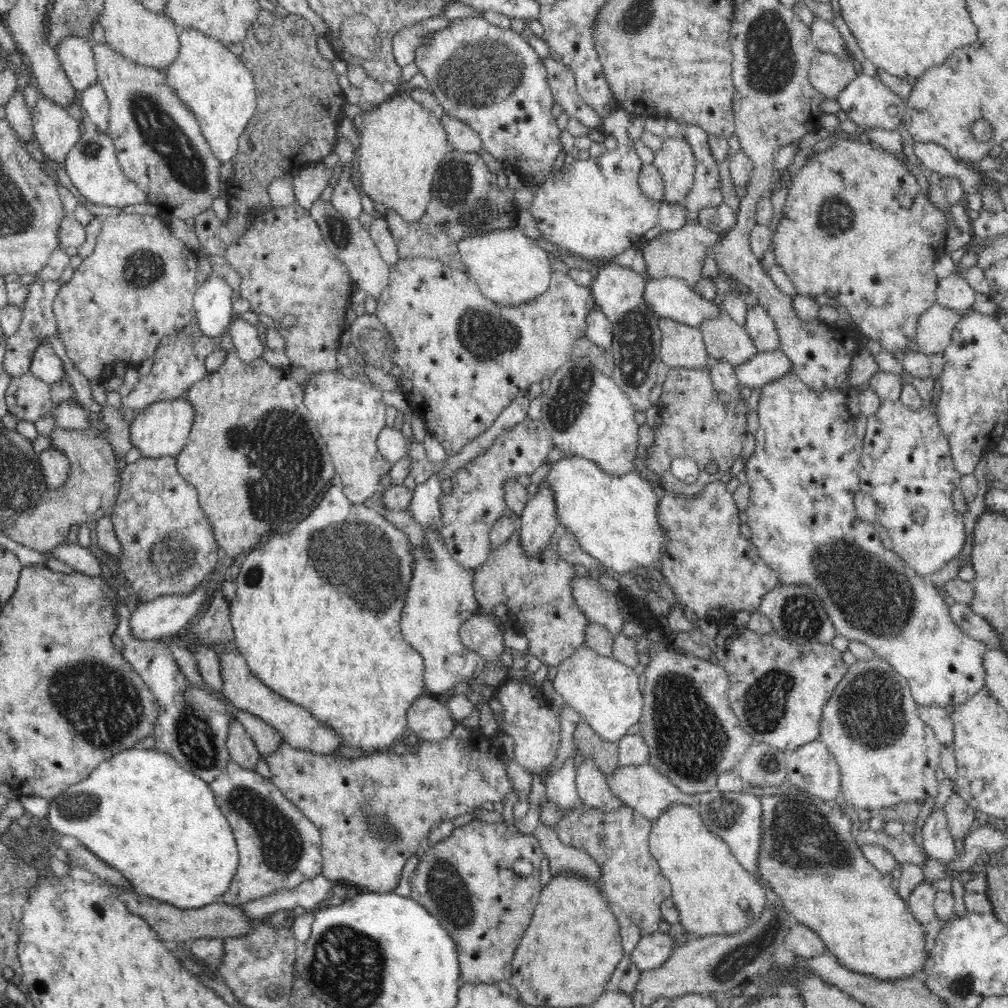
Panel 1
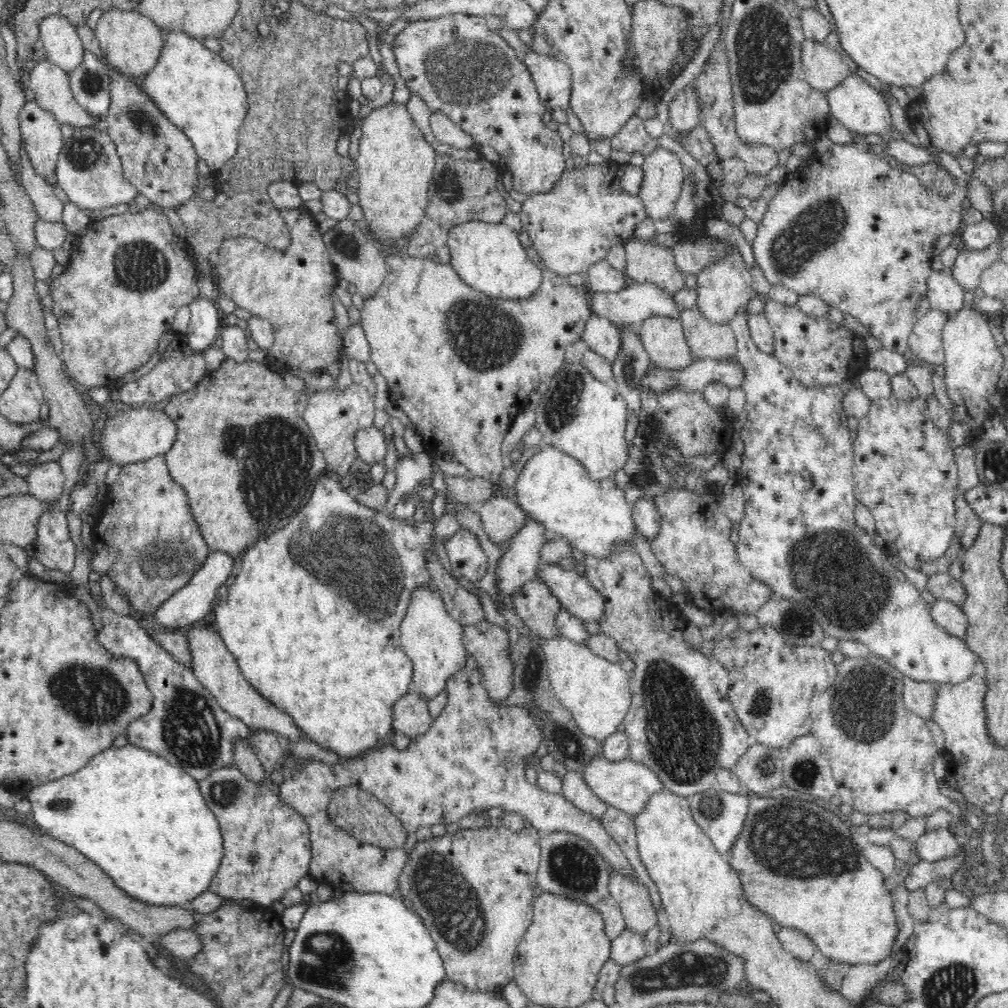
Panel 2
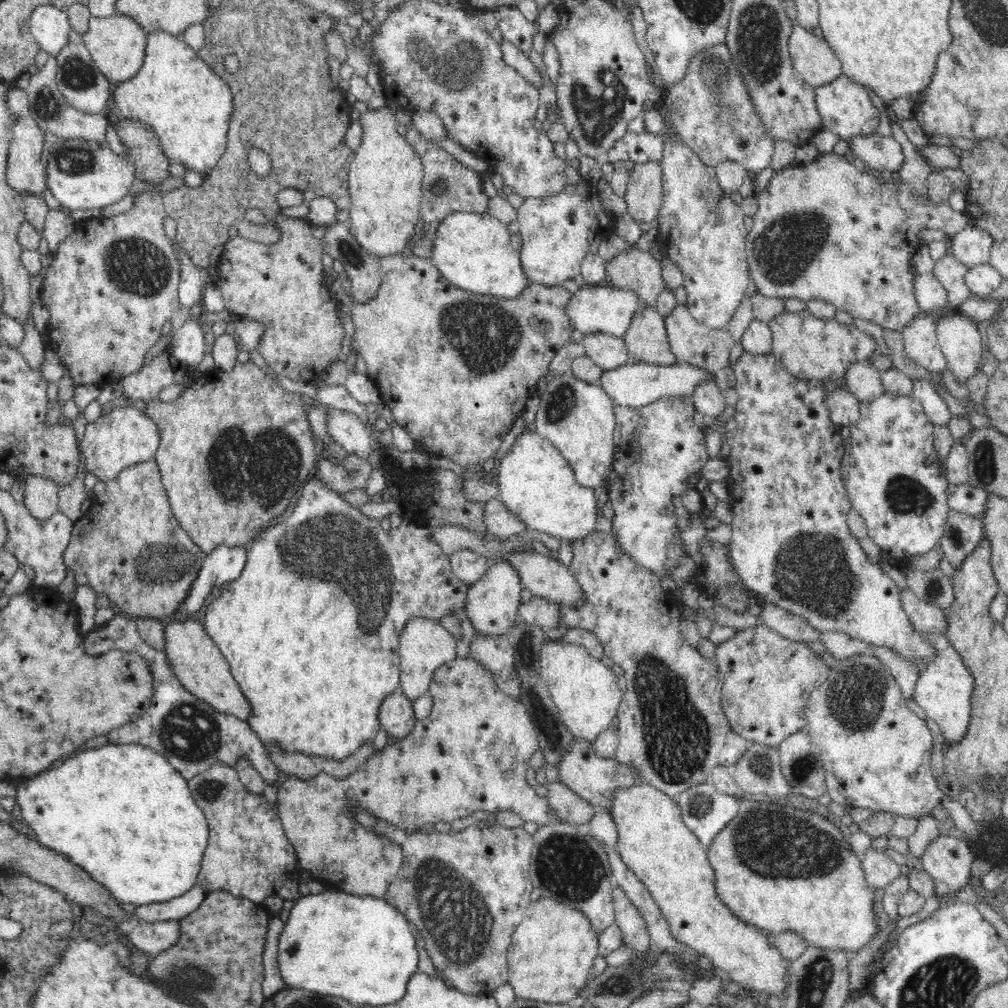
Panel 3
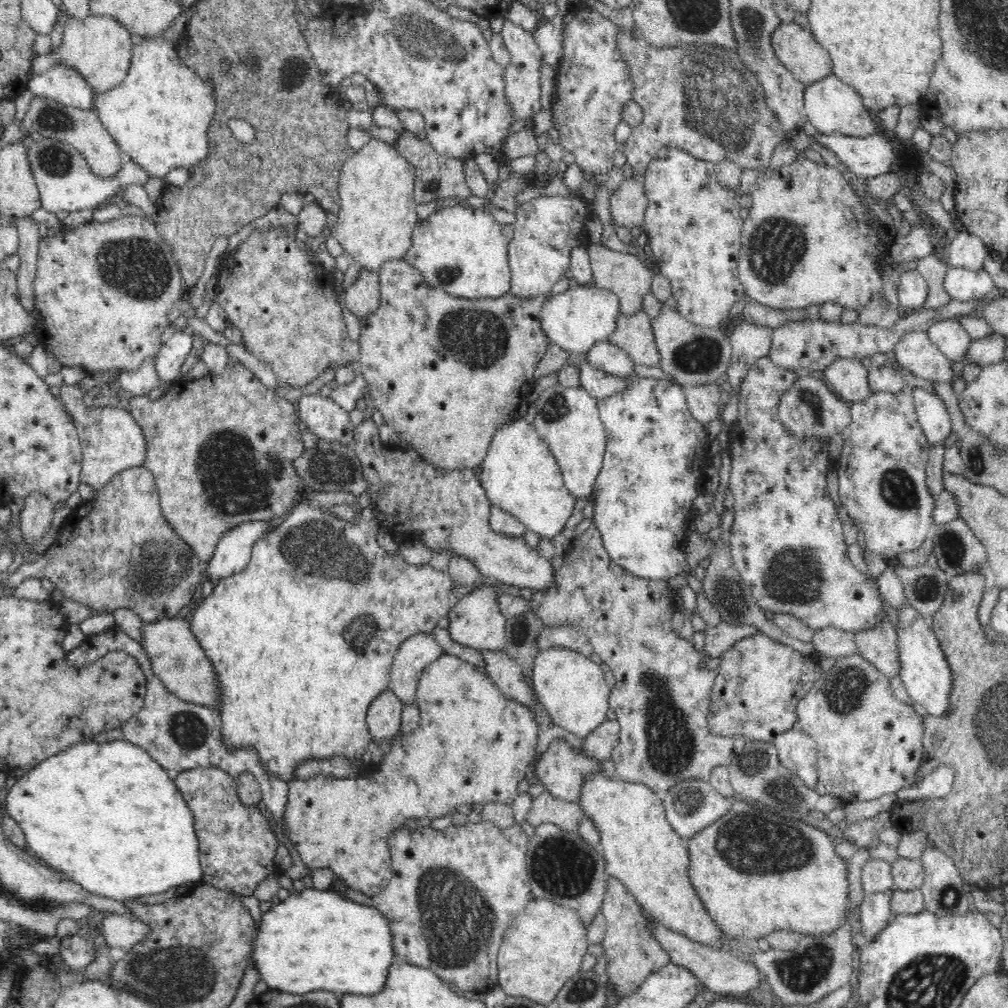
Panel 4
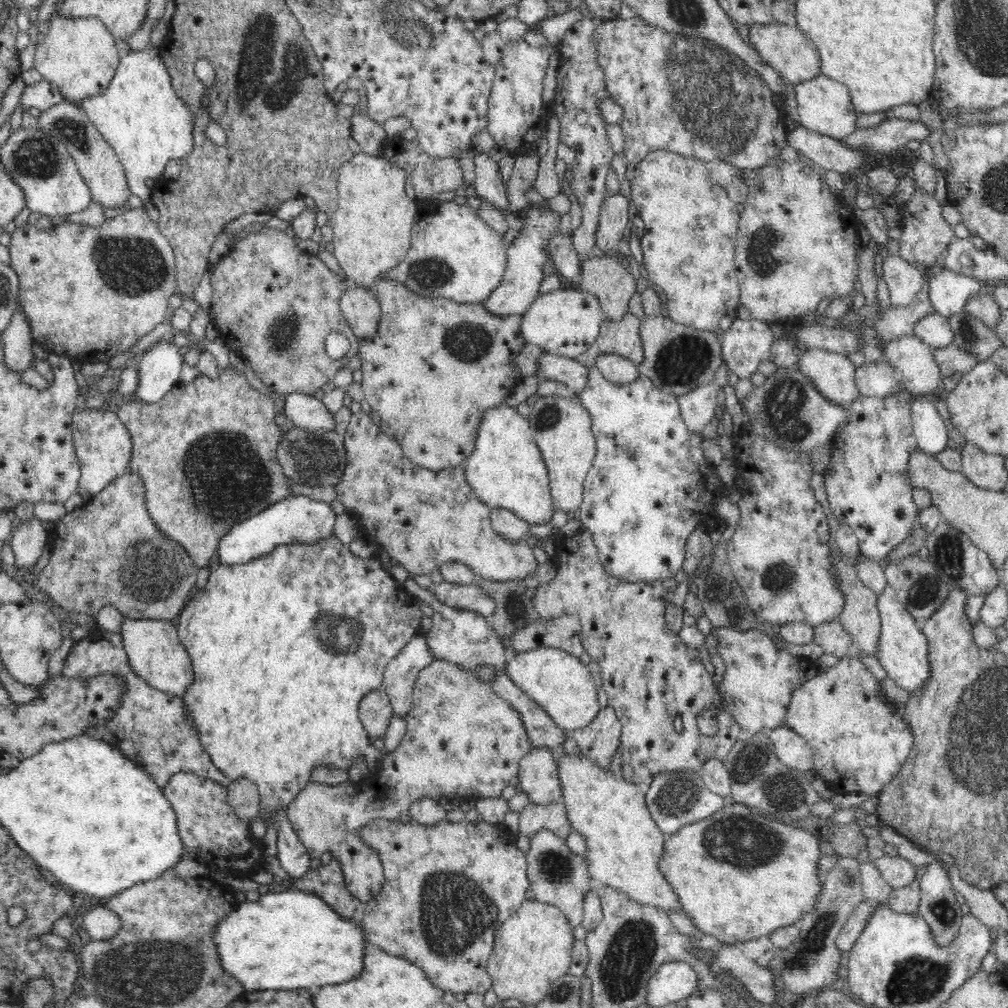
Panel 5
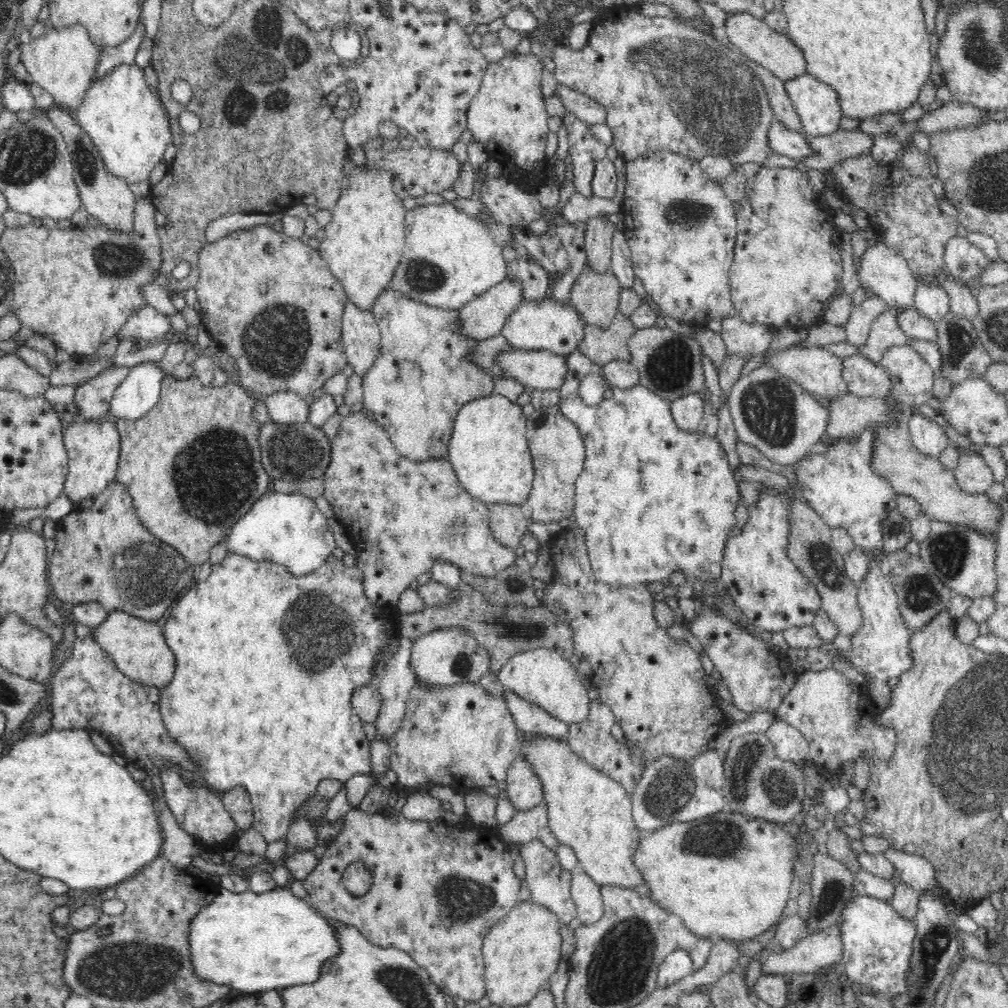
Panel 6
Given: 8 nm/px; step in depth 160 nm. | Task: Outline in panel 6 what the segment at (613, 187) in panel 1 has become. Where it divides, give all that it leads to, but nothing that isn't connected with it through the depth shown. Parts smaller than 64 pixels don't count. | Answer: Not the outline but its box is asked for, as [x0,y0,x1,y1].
[456,277,522,341]

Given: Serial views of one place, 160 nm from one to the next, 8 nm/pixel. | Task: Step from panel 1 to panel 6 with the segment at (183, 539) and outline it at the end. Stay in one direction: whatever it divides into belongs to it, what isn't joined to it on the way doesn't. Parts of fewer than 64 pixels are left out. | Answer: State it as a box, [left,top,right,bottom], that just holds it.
[47,483,194,622]

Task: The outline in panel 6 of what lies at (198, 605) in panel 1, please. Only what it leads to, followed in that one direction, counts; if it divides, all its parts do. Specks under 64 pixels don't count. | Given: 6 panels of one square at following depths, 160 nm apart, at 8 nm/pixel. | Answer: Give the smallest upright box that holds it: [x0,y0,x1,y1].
[226,490,336,575]

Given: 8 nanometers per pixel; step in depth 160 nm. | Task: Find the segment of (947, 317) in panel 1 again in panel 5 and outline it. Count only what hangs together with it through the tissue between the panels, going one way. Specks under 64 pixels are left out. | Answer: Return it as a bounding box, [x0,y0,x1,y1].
[883,335,944,398]

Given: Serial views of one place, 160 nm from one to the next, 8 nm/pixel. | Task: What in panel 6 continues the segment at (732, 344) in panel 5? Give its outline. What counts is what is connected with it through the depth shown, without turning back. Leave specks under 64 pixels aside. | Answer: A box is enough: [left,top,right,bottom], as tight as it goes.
[721,316,773,361]

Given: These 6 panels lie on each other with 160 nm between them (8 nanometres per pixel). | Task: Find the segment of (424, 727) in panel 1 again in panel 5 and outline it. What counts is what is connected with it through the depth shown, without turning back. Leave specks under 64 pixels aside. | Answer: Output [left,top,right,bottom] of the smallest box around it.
[358,689,394,741]

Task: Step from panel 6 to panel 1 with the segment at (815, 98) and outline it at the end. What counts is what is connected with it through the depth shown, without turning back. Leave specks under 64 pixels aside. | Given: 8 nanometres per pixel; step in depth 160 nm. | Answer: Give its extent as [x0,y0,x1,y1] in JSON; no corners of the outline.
[837,73,905,130]

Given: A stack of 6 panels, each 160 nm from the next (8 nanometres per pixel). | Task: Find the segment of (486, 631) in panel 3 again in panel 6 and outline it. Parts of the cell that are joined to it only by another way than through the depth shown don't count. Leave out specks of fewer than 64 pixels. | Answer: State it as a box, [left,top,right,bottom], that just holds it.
[410,628,490,686]

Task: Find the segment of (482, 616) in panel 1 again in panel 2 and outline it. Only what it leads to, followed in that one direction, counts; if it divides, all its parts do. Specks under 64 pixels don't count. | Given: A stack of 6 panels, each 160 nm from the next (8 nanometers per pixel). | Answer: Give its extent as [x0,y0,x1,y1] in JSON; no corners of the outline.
[463,620,514,701]

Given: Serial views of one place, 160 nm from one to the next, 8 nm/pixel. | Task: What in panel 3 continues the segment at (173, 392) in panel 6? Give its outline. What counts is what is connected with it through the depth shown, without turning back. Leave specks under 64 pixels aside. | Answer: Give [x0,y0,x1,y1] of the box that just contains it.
[144,360,318,554]

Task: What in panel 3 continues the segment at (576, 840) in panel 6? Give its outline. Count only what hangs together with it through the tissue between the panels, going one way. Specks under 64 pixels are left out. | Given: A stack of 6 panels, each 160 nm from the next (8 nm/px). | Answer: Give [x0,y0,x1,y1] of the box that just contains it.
[607,782,789,995]

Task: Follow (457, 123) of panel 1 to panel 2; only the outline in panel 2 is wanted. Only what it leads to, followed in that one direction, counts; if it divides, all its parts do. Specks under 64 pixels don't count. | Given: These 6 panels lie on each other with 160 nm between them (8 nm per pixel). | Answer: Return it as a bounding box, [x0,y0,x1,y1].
[429,112,474,150]

